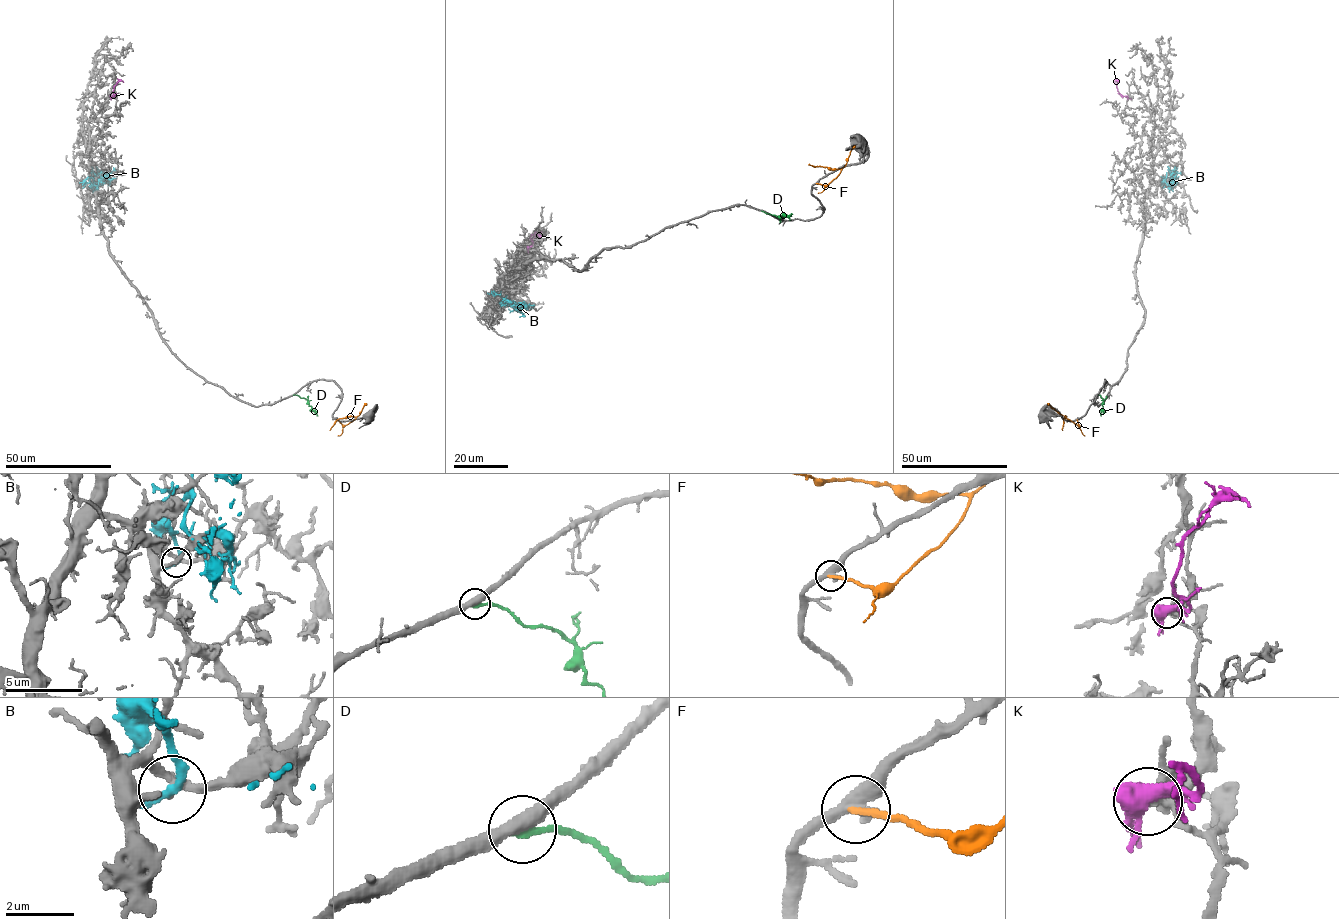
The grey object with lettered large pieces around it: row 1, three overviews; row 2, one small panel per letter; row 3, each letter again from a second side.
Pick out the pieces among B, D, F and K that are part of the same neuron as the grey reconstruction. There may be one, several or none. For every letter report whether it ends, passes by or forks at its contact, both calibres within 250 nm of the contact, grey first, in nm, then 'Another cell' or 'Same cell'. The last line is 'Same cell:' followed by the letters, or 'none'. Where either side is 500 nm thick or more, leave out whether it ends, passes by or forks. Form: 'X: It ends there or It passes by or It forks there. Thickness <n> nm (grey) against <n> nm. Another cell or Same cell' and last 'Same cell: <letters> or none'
B: It ends there. Thickness 280 nm (grey) against 320 nm. Another cell
D: It ends there. Thickness 400 nm (grey) against 200 nm. Another cell
F: It ends there. Thickness 340 nm (grey) against 200 nm. Another cell
K: It forks there. Thickness 190 nm (grey) against 480 nm. Another cell
Same cell: none

